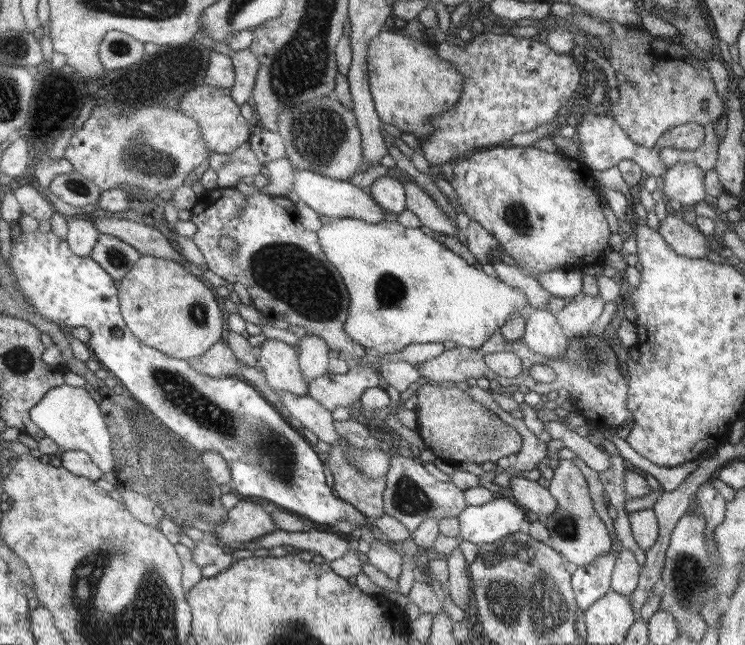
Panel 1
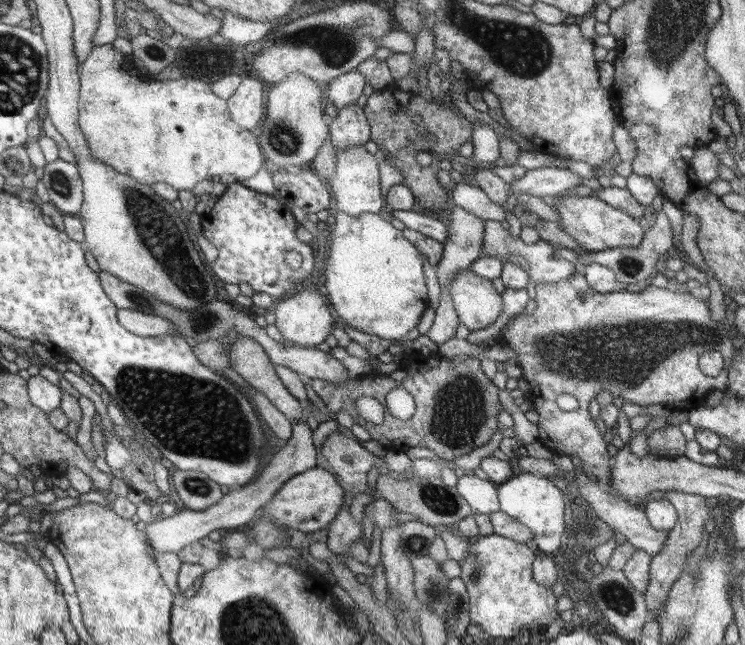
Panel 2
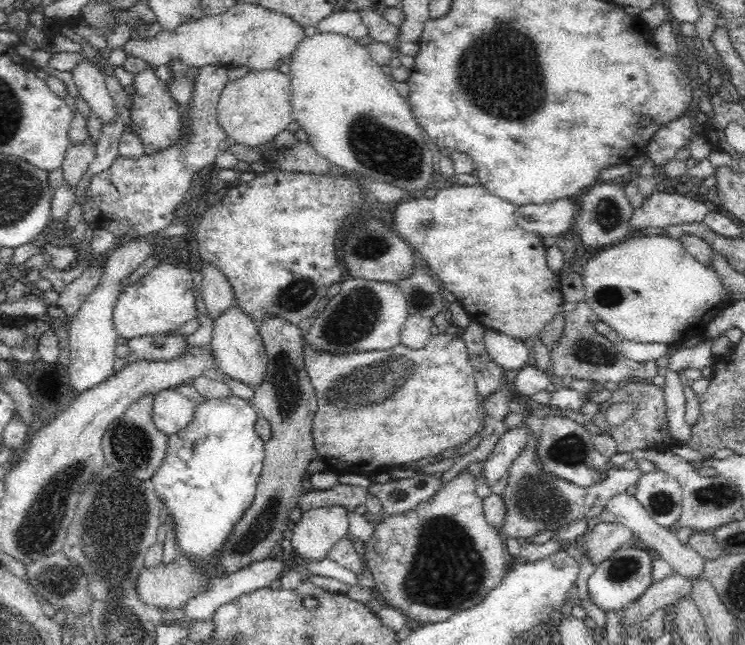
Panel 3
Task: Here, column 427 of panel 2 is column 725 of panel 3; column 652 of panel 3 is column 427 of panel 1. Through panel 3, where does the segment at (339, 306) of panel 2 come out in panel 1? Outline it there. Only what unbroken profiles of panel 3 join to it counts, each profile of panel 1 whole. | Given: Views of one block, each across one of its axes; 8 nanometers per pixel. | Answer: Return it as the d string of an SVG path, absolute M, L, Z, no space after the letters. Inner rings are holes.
M334 218L317 231L321 249L340 272L350 294L345 330L348 338L378 356L402 352L410 344L452 341L458 346L480 349L516 314L528 324L530 307L522 290L477 270L446 245L430 238L421 228L406 228L398 221L378 224L364 219Z

